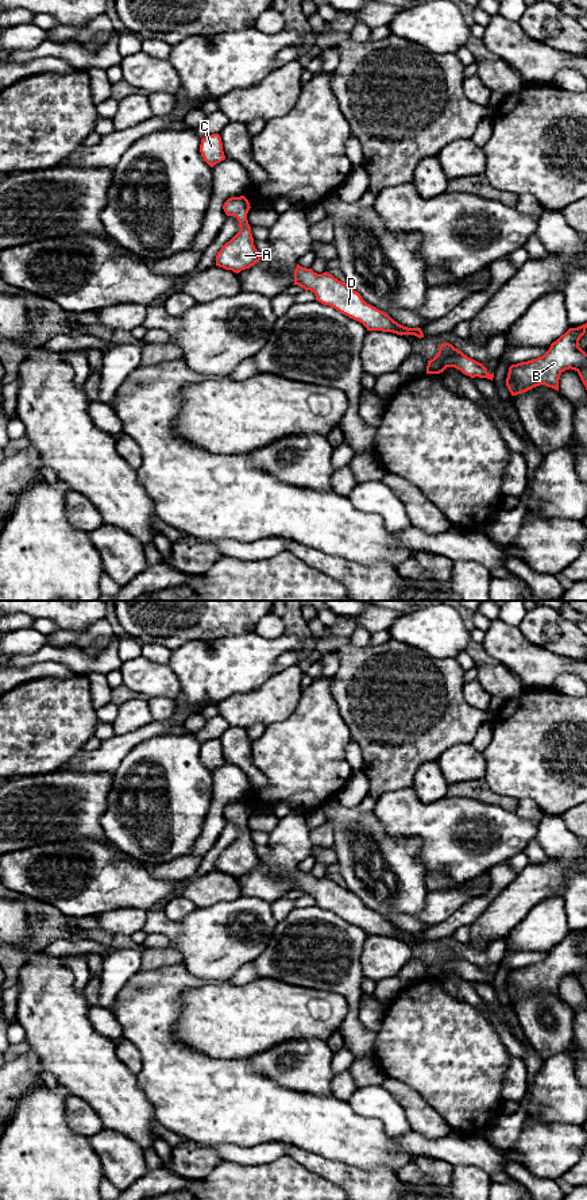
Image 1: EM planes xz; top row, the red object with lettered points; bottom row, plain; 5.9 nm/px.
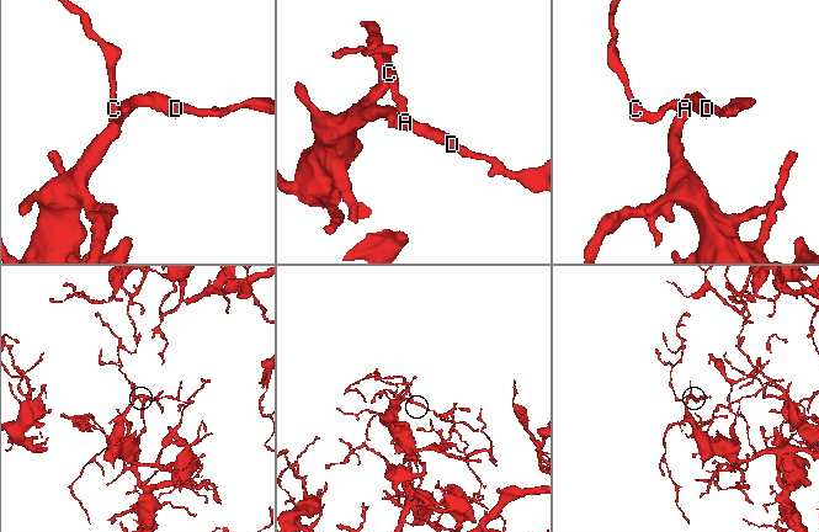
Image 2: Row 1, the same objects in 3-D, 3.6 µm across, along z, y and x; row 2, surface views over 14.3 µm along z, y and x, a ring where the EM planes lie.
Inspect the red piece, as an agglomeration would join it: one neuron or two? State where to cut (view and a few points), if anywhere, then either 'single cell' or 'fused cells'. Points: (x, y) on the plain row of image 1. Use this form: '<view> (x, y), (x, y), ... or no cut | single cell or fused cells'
no cut | single cell

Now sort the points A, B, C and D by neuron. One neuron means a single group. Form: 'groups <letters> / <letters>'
groups A B C D

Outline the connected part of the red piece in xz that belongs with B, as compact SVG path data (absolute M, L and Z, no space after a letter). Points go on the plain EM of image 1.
M587 927L569 933L540 962L511 969L506 991L511 1000L522 999L536 991L545 989L559 996L559 984L563 976L575 975L587 995L587 958L579 952L586 938Z

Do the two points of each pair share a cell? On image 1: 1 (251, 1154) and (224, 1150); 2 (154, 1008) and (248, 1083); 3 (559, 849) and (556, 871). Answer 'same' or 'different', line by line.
1: same
2: same
3: different

